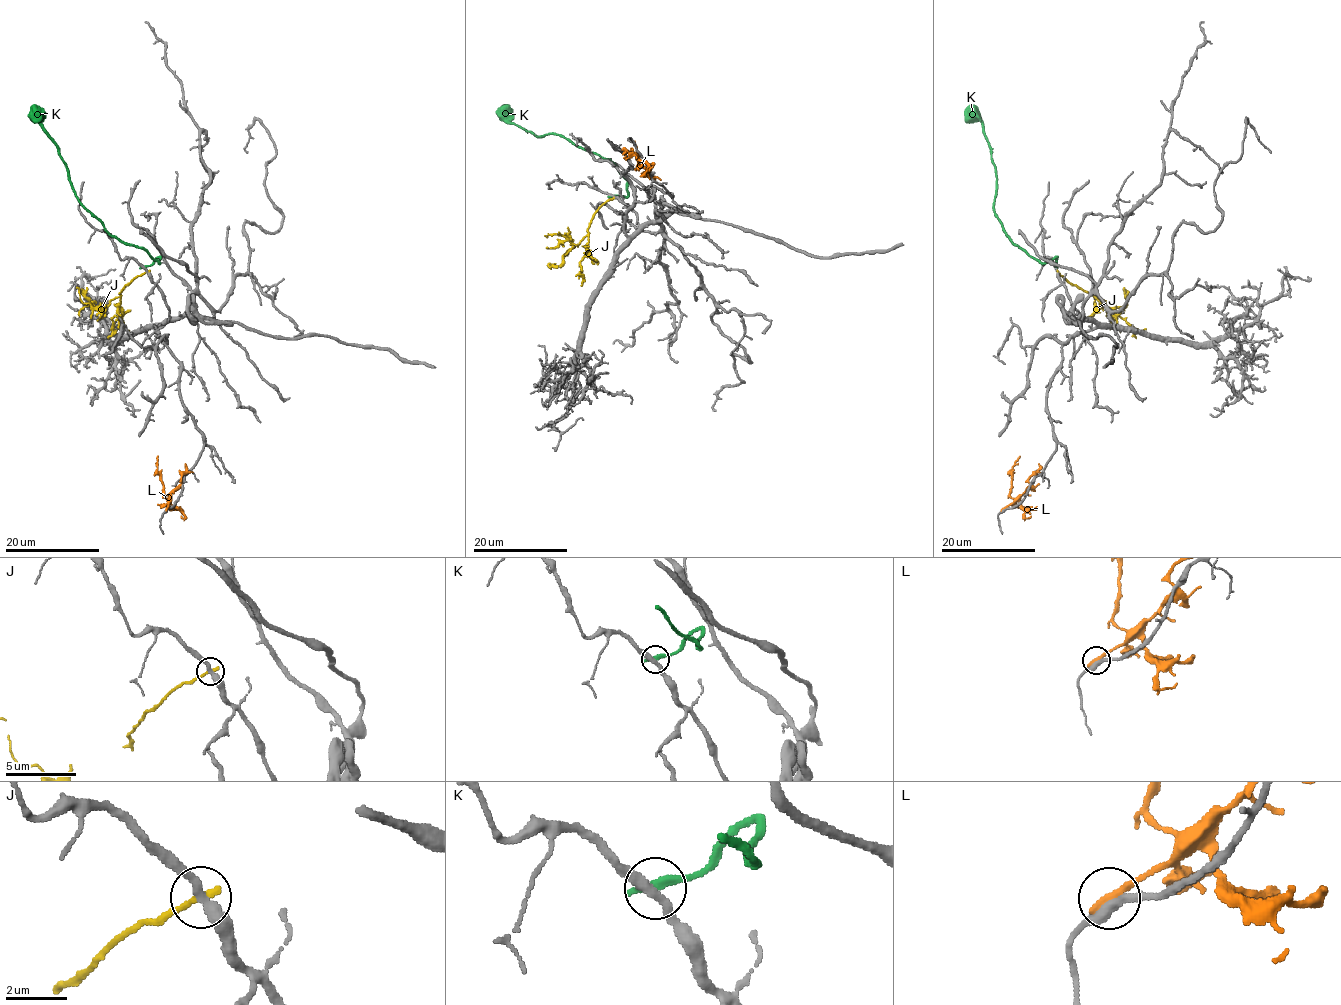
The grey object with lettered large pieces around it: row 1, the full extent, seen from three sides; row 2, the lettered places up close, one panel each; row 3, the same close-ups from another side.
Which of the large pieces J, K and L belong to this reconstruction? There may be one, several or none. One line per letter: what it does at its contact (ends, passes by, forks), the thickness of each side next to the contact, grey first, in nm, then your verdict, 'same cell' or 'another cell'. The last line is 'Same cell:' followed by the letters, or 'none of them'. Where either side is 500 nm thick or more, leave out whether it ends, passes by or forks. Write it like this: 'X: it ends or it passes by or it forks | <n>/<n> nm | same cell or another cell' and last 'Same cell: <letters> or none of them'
J: it ends | 300/260 nm | another cell
K: it ends | 260/320 nm | another cell
L: it ends | 320/280 nm | another cell
Same cell: none of them

